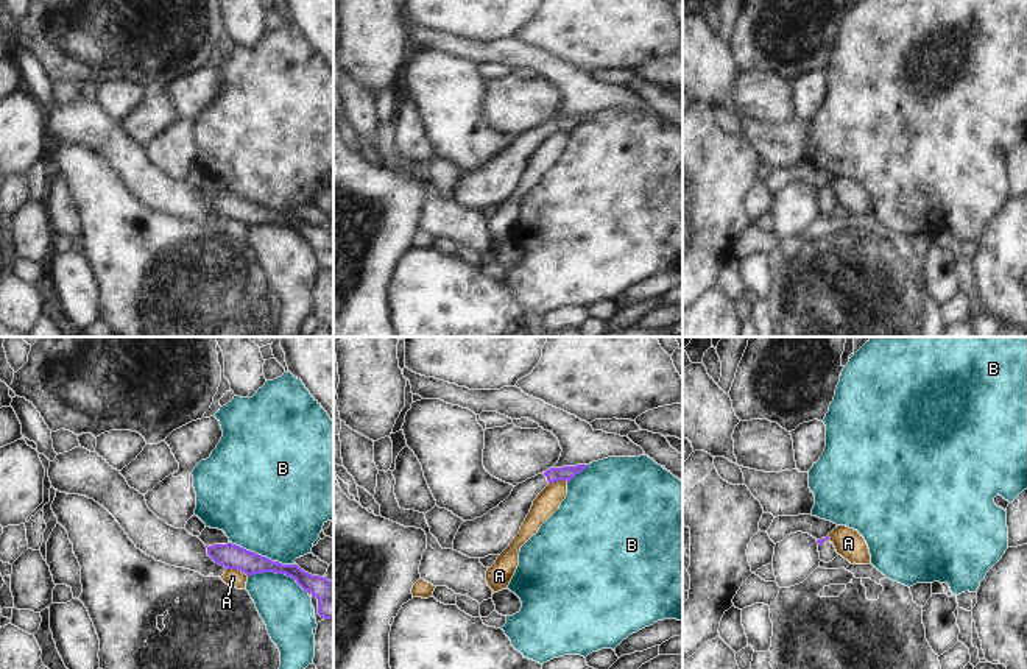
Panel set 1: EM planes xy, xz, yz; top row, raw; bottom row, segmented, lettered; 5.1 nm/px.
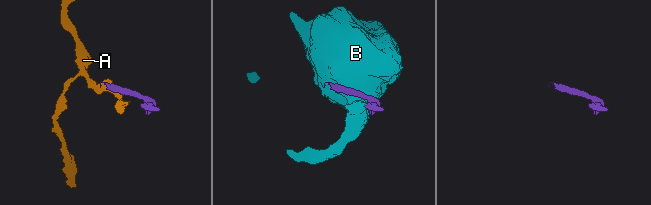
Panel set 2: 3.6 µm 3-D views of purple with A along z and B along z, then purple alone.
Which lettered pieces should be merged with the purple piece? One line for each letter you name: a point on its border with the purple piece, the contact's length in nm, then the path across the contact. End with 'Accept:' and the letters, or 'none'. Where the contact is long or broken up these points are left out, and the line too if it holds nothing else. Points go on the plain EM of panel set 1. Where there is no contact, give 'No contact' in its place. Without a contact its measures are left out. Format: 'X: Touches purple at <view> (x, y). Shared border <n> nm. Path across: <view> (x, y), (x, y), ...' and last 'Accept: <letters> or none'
Accept: none

